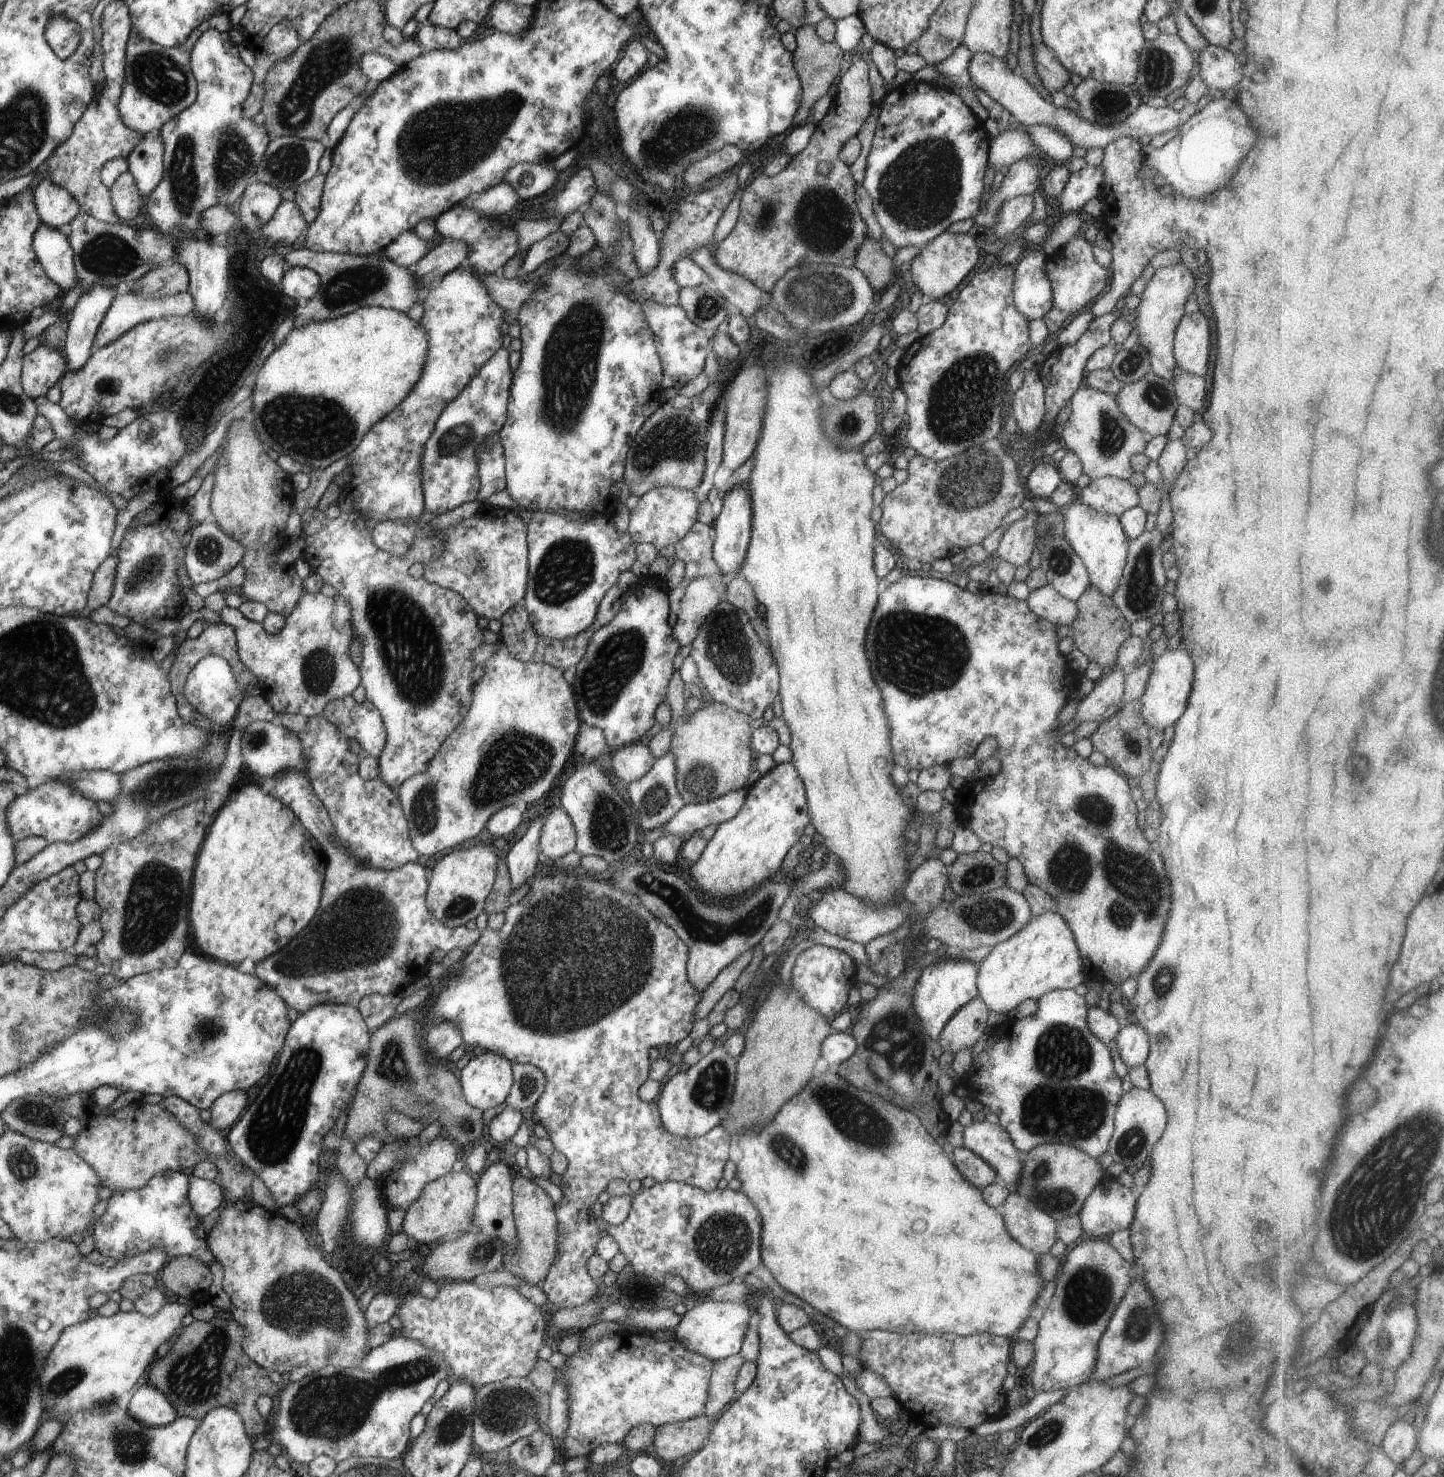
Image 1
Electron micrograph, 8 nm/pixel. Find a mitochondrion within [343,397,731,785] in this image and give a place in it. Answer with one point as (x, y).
(410, 643)

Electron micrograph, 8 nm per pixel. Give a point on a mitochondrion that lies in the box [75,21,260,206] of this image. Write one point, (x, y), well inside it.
(159, 77)

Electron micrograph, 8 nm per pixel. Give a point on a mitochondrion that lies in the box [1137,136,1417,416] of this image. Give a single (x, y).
(1156, 396)

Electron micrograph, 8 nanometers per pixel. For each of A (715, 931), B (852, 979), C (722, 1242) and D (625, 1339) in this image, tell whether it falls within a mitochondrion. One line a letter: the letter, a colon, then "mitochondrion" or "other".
A: mitochondrion
B: other
C: mitochondrion
D: other

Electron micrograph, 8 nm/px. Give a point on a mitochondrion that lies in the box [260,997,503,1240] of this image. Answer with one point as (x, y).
(393, 1068)

